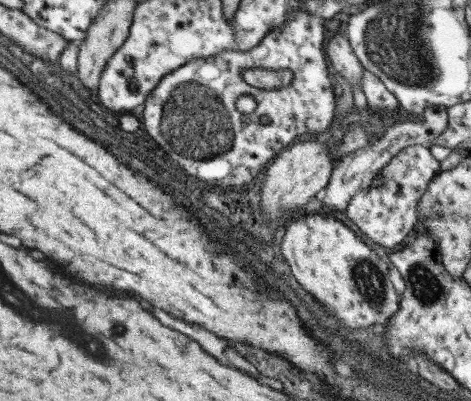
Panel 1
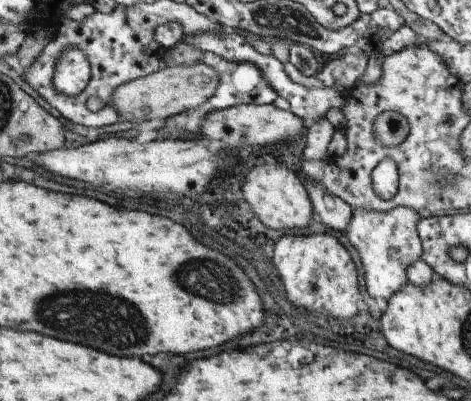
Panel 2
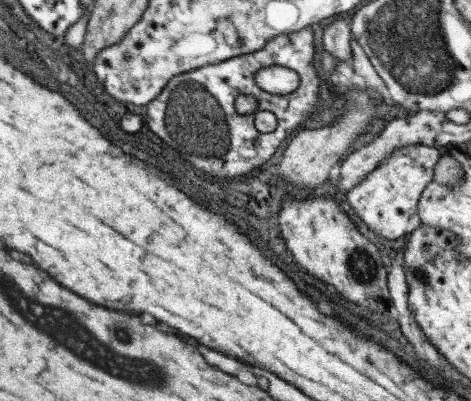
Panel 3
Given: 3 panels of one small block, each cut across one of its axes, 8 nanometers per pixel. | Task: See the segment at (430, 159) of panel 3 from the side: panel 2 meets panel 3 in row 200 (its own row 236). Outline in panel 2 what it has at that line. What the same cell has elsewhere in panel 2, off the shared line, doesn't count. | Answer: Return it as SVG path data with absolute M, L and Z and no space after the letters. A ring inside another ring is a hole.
M397 206L389 212L371 212L371 210L351 210L351 220L345 230L351 246L357 248L361 266L363 266L363 284L373 298L389 300L403 284L407 284L407 268L415 264L421 254L421 240L417 234L419 216L413 208Z

